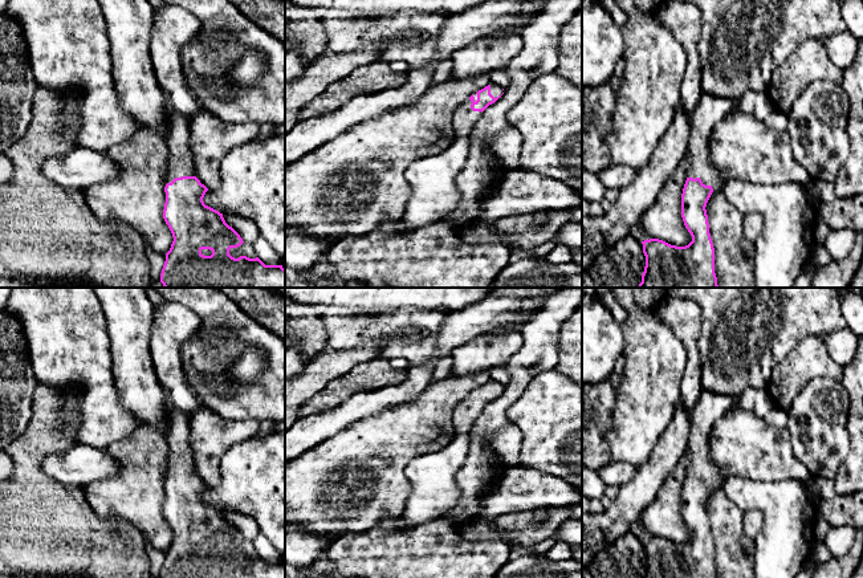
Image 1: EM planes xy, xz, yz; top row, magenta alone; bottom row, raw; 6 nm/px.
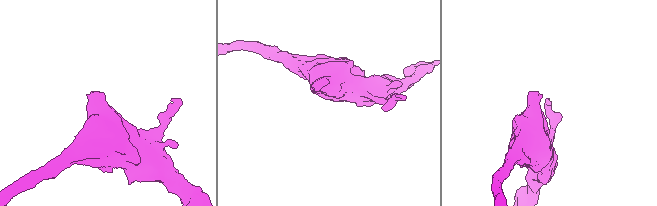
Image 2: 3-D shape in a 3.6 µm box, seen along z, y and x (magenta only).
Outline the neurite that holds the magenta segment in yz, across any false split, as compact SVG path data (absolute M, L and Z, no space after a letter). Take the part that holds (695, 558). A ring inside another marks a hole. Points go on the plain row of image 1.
M701 390L691 411L687 477L681 491L681 514L692 538L685 544L659 536L642 538L646 553L642 578L717 578L705 504L712 489L725 479L711 459L709 436L715 423L733 408L734 402L732 396Z

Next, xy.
M170 406L168 424L164 436L168 457L164 465L167 481L163 516L174 538L166 550L160 578L285 578L282 562L265 562L256 553L252 540L245 540L225 520L223 510L204 501L208 485L195 473L188 416Z

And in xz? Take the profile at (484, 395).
M490 380L464 398L452 412L456 435L469 434L481 410L502 391L502 384Z

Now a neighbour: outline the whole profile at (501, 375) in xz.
M505 366L496 367L490 370L490 380L497 382L502 386L508 384L510 380L510 374Z

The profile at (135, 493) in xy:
M142 426L105 449L118 463L119 469L110 479L84 487L89 505L102 518L119 518L137 526L151 548L166 551L174 534L163 516L167 481L164 465L168 457L164 436L152 427Z

